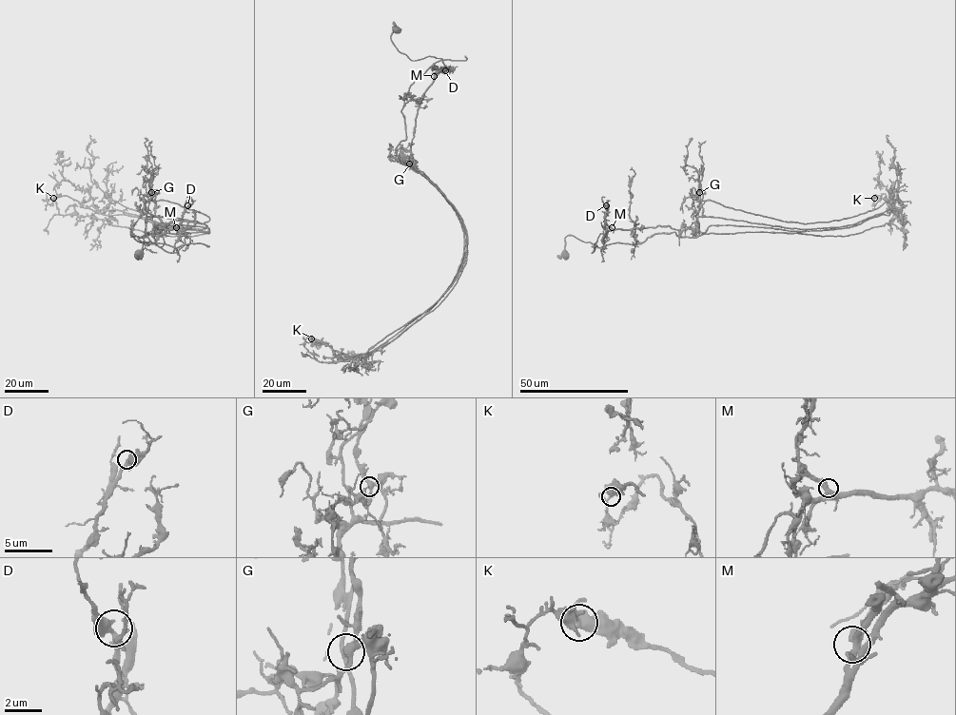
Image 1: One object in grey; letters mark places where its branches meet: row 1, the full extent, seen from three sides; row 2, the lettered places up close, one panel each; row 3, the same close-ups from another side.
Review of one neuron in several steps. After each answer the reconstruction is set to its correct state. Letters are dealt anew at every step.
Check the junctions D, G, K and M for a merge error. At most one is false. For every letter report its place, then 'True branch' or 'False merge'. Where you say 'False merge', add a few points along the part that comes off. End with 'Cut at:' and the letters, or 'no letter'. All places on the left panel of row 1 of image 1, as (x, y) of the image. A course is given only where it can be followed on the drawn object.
D: Place: (187, 205). True branch
G: Place: (151, 192). True branch
K: Place: (53, 198). False merge. Course of the part to remove: (53, 199), (209, 230), (157, 225), (184, 230), (185, 244), (167, 252), (132, 235), (143, 243), (135, 256)
M: Place: (176, 227). True branch
Cut at: K

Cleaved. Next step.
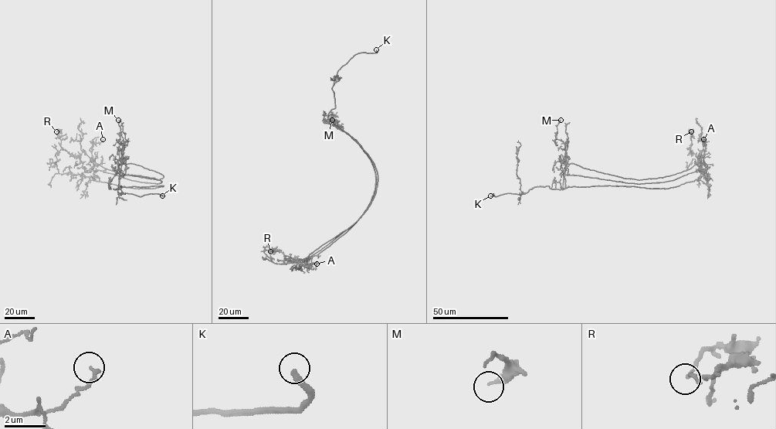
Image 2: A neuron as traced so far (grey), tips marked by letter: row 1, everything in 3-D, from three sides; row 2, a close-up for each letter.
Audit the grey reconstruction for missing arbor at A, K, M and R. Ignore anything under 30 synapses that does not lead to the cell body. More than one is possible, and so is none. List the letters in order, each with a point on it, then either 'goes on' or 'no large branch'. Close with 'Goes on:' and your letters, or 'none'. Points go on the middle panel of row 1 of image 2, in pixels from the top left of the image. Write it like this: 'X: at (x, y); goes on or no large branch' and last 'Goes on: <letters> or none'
A: at (316, 263); no large branch
K: at (376, 49); goes on
M: at (332, 120); no large branch
R: at (270, 251); no large branch
Goes on: K

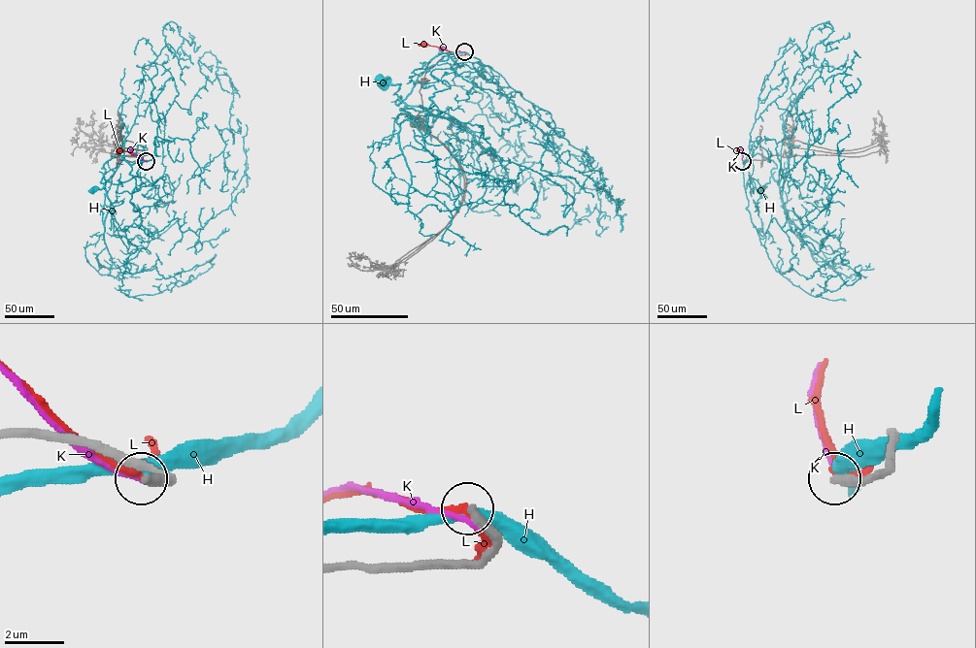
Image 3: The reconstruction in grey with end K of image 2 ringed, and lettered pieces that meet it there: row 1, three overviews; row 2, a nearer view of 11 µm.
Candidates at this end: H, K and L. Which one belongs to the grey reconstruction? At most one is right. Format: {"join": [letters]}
{"join": []}

